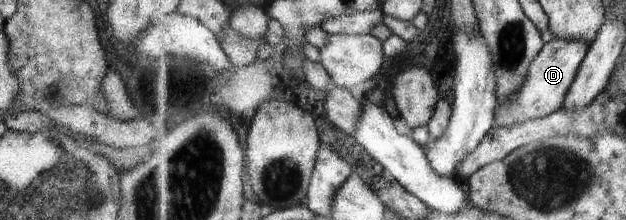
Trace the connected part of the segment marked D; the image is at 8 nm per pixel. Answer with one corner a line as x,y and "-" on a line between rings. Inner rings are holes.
557,37
546,44
531,67
529,78
527,78
523,90
517,92
511,100
500,102
498,105
499,124
505,128
513,128
519,124
527,124
531,120
539,120
554,115
563,109
591,46
592,44
587,44
587,40
569,42

